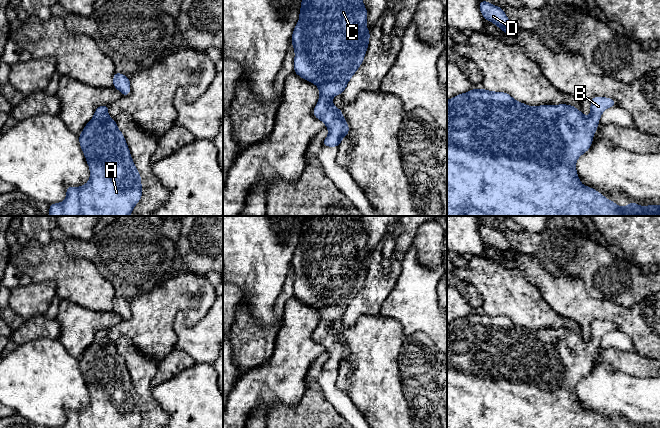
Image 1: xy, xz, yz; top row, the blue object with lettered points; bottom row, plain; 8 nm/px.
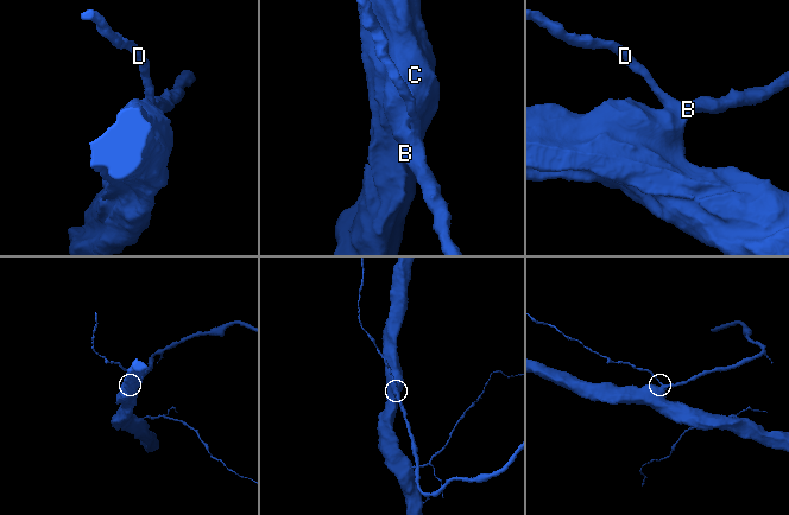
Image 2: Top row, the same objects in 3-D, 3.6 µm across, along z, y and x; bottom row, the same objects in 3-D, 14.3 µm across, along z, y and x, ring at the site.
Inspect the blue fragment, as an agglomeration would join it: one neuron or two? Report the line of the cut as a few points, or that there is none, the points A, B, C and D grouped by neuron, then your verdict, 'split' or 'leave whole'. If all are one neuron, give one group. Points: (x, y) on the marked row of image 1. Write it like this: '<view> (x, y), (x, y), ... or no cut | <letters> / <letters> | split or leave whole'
no cut | A B C D | leave whole

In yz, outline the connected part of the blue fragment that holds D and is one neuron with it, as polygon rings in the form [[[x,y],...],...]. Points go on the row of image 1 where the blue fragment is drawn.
[[[481,0],[479,3],[479,9],[485,20],[495,24],[509,36],[514,35],[516,27],[512,25],[509,18],[506,16],[504,9],[485,0]]]

